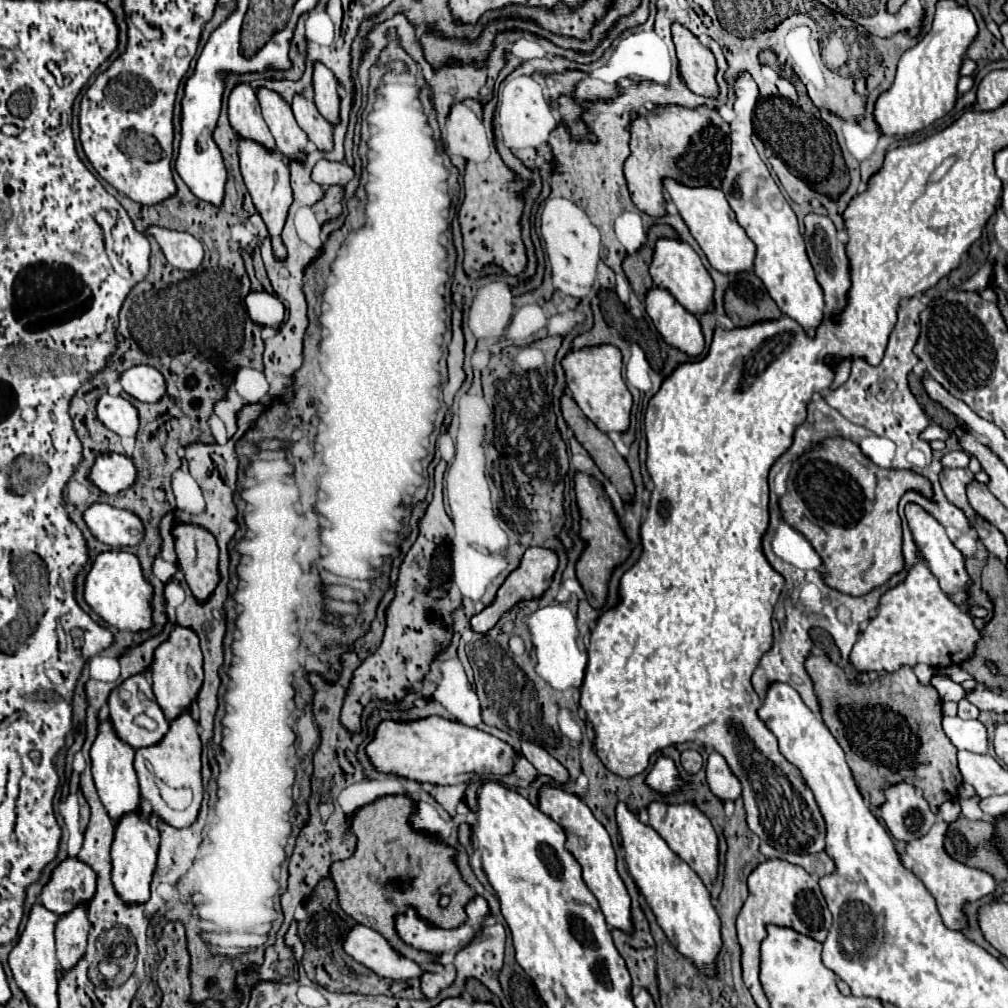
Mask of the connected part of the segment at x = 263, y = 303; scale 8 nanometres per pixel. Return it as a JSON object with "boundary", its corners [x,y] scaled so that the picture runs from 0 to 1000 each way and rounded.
{"boundary":[[[263,289],[247,291],[243,297],[243,303],[245,303],[247,314],[261,324],[277,324],[281,320],[283,301],[273,293],[267,293]]]}

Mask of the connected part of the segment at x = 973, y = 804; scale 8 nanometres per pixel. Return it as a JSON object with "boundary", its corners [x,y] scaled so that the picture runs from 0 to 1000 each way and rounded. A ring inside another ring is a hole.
{"boundary":[[[957,793],[957,795],[953,795],[953,807],[957,811],[961,811],[961,813],[973,813],[973,809],[975,809],[975,805],[969,799],[969,793]]]}

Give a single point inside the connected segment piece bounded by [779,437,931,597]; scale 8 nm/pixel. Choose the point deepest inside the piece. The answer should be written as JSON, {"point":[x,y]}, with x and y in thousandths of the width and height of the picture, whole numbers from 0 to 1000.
{"point":[836,500]}

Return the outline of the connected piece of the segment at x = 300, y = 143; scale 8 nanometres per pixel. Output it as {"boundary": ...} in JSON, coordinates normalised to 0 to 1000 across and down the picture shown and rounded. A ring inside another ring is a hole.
{"boundary":[[[265,86],[255,88],[255,98],[259,102],[263,122],[267,124],[267,130],[273,136],[275,148],[283,156],[295,158],[297,152],[303,150],[307,138],[305,138],[303,130],[299,130],[299,126],[291,118],[291,110],[289,110],[287,102],[277,92],[273,92]]]}

